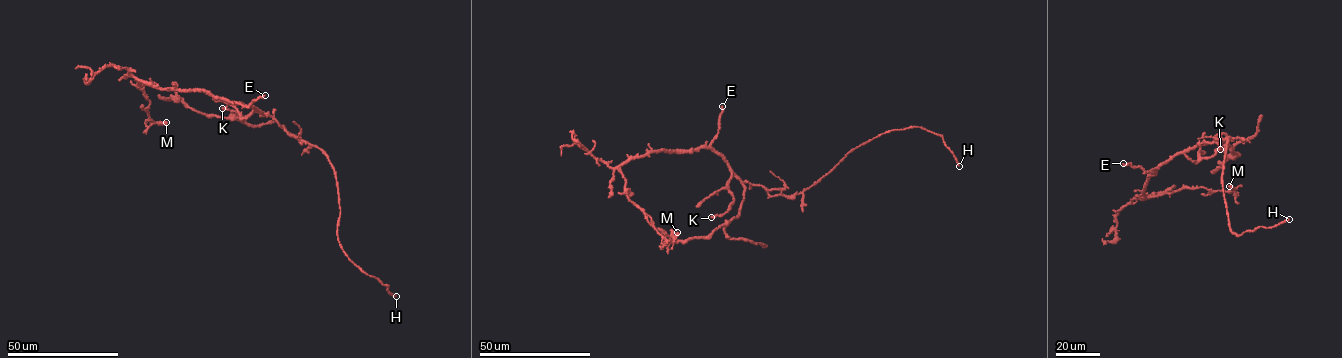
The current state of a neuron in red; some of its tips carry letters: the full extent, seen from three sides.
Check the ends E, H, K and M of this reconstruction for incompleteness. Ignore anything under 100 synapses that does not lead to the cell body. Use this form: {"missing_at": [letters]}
{"missing_at": ["H"]}

